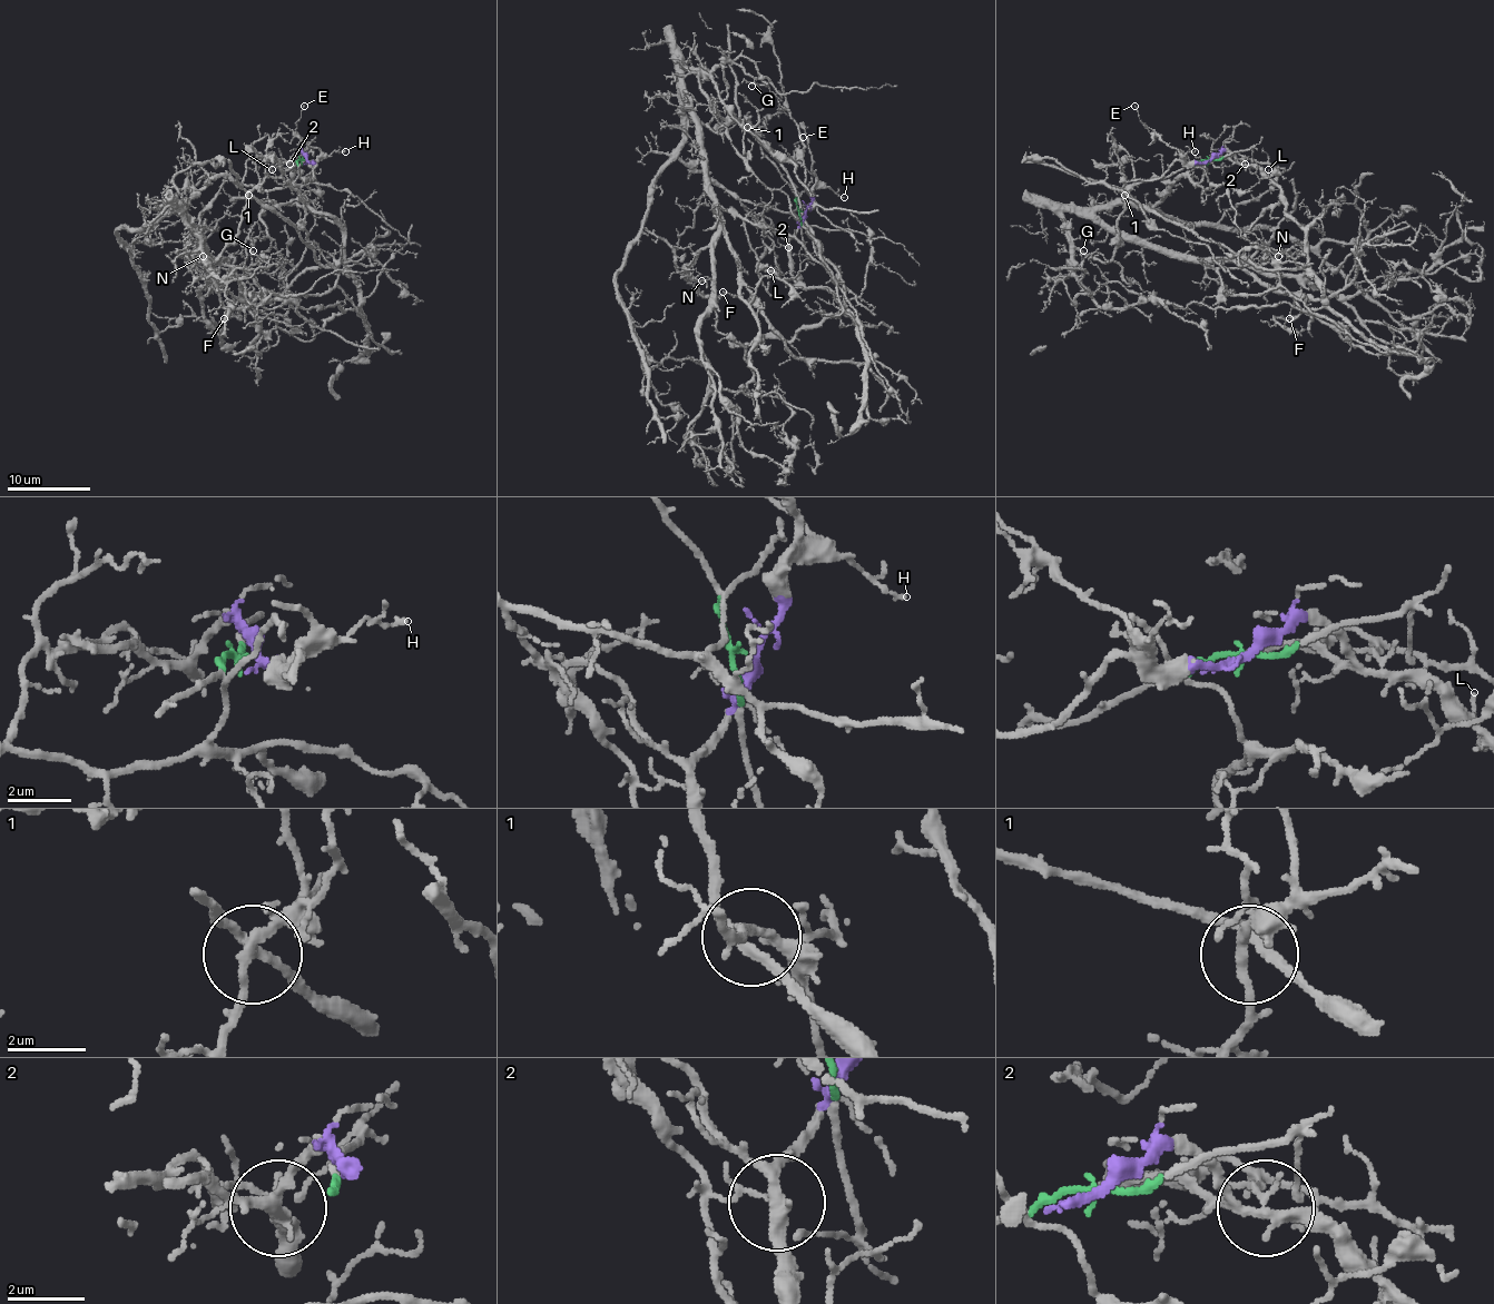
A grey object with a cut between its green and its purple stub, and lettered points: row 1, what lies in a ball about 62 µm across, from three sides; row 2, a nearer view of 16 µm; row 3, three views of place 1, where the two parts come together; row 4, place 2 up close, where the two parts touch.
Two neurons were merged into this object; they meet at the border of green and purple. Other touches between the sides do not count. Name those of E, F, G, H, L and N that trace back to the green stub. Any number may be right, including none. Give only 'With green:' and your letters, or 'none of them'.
With green: F, G, N

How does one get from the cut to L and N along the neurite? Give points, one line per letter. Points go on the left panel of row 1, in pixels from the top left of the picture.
L: (304, 159), (298, 150), (290, 160), (290, 179), (286, 184), (279, 184), (272, 169)
N: (304, 159), (282, 188), (215, 175), (195, 191), (180, 206), (217, 258), (205, 263), (196, 250), (203, 256)

